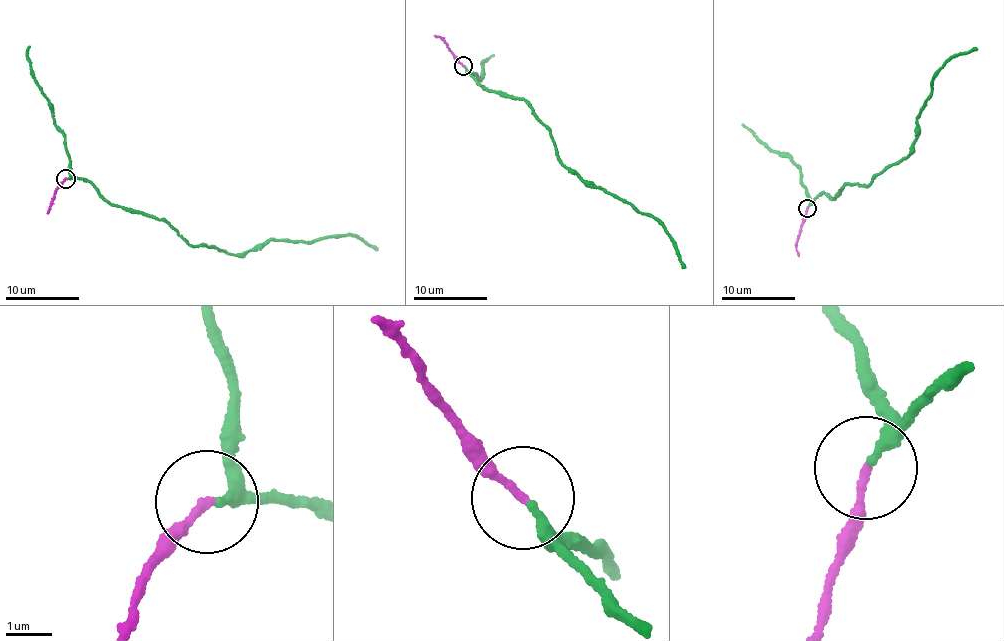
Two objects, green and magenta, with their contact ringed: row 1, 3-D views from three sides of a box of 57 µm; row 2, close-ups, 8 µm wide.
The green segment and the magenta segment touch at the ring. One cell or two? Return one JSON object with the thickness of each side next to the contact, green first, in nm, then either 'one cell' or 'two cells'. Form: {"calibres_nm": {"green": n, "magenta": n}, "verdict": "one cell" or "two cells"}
{"calibres_nm": {"green": 180, "magenta": 170}, "verdict": "one cell"}

